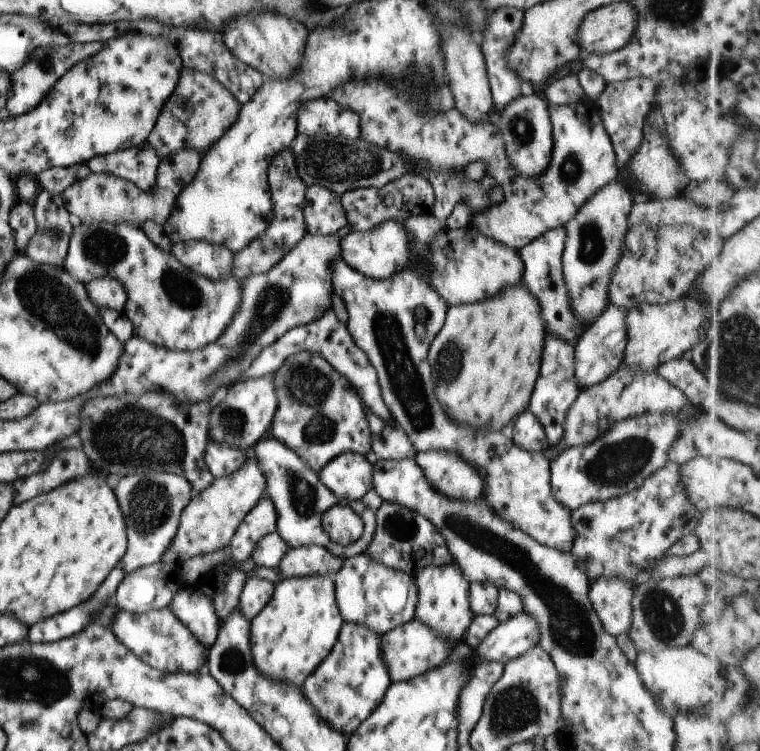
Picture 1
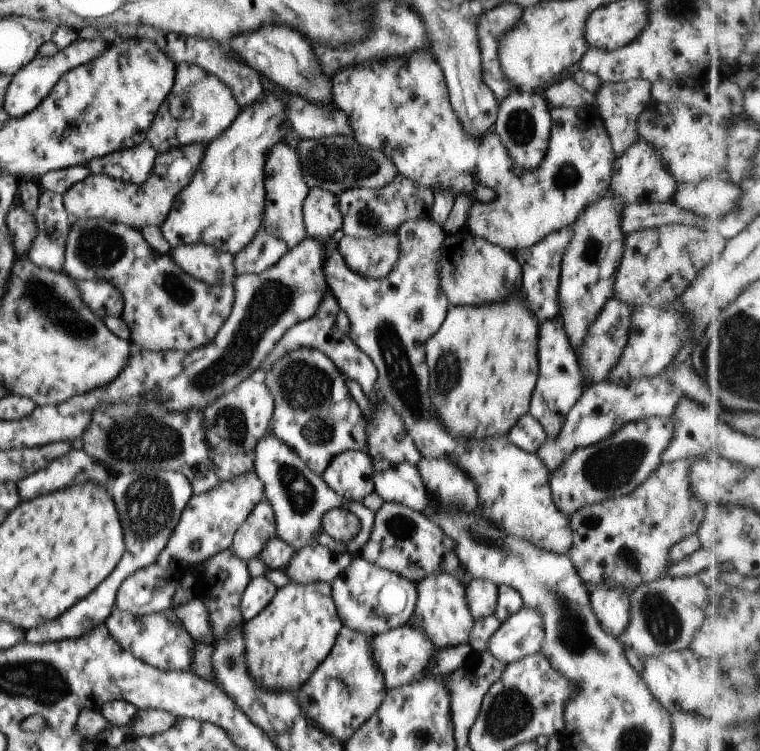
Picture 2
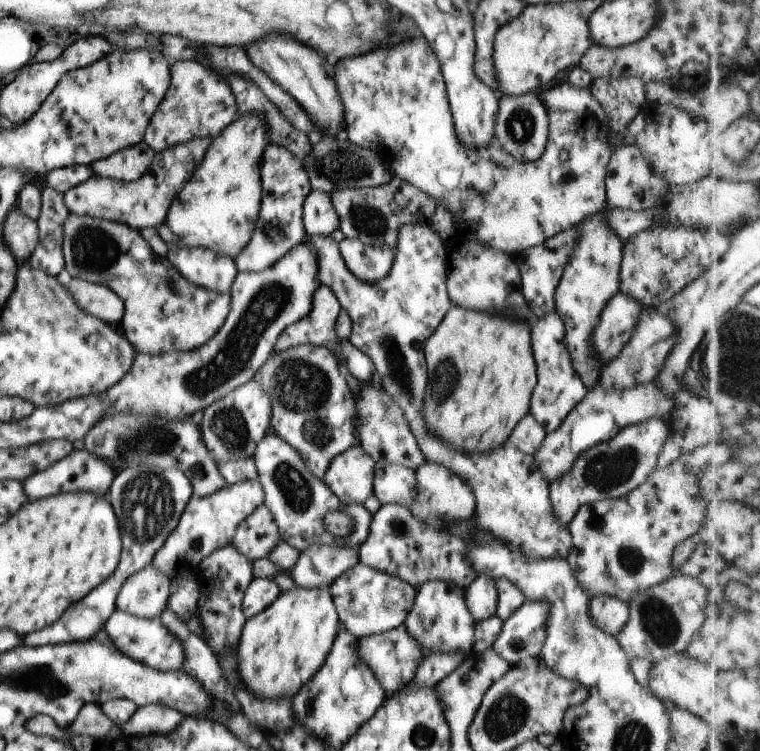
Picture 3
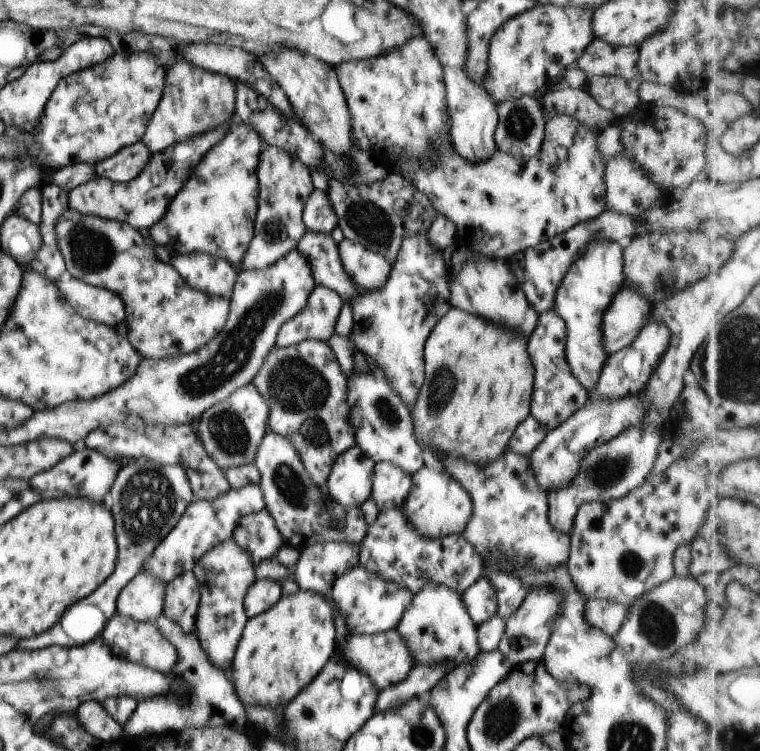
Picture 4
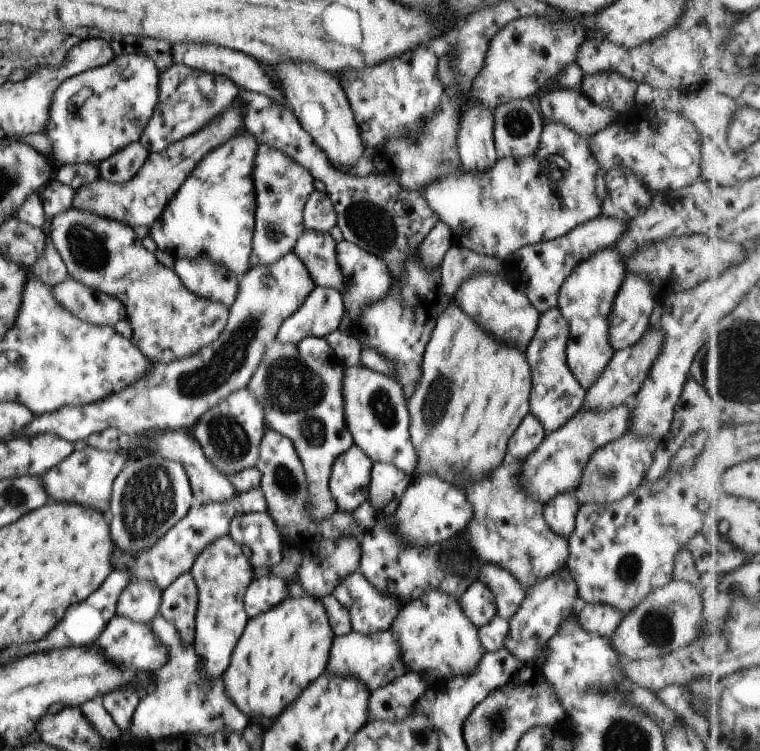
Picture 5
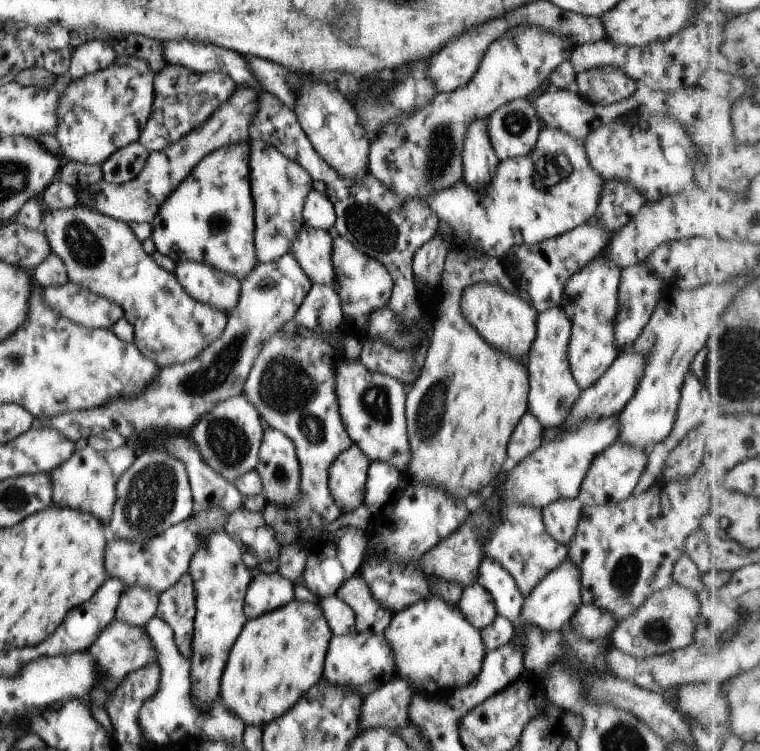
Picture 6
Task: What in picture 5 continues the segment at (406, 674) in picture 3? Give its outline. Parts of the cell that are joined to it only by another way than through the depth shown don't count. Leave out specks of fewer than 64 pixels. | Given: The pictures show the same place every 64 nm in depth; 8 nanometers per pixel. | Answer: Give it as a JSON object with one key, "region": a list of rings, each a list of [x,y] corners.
{"region":[[[389,630],[374,632],[374,634],[360,634],[350,631],[348,634],[335,636],[325,672],[348,678],[354,676],[354,678],[358,678],[358,682],[364,682],[366,690],[370,692],[384,688],[395,678],[400,678],[407,673],[400,646]]]}

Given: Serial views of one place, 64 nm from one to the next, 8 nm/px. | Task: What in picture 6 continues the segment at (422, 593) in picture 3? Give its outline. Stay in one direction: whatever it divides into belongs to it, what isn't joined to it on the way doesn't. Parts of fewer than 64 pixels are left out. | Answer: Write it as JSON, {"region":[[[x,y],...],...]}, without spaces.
{"region":[[[430,595],[424,600],[418,600],[415,605],[409,606],[400,612],[393,613],[388,628],[383,632],[386,642],[394,651],[394,664],[397,676],[406,680],[417,694],[438,694],[438,688],[456,688],[456,686],[470,686],[474,678],[478,678],[487,649],[484,646],[479,630],[462,616],[460,609],[446,604],[438,595]]]}

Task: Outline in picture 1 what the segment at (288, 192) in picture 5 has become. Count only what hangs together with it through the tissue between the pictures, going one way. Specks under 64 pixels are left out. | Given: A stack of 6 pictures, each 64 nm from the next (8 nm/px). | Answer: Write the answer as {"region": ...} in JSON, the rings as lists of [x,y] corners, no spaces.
{"region":[[[290,149],[281,151],[279,156],[272,159],[268,173],[270,193],[274,204],[271,224],[262,236],[256,238],[249,246],[234,253],[232,273],[240,282],[258,273],[268,272],[284,254],[288,253],[307,234],[303,216],[305,193],[307,187],[297,174],[294,156]]]}

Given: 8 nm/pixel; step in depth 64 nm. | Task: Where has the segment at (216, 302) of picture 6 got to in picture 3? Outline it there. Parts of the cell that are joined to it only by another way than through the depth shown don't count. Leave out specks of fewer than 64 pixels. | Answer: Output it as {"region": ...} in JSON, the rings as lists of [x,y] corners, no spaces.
{"region":[[[201,247],[171,250],[166,258],[189,282],[217,293],[230,292],[239,274],[230,256]]]}

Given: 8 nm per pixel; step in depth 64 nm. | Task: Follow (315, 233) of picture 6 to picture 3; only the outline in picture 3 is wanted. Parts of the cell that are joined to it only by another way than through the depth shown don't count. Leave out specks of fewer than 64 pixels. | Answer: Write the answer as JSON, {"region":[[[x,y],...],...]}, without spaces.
{"region":[[[409,223],[402,226],[397,239],[395,258],[389,274],[376,283],[368,283],[354,277],[342,259],[339,244],[332,236],[307,236],[304,243],[313,247],[318,256],[318,277],[322,285],[334,292],[341,309],[346,310],[352,322],[349,342],[368,356],[375,367],[376,380],[381,388],[394,400],[402,410],[412,435],[416,438],[422,455],[428,461],[442,464],[452,473],[456,472],[471,488],[476,500],[476,524],[480,531],[491,533],[495,538],[505,541],[508,545],[518,547],[524,555],[531,558],[564,558],[570,555],[572,547],[571,533],[566,525],[558,521],[554,515],[553,505],[549,496],[549,484],[542,475],[541,469],[532,455],[524,454],[508,440],[497,449],[491,451],[468,453],[456,450],[448,442],[428,429],[423,409],[425,391],[428,385],[427,363],[424,344],[436,331],[452,306],[446,289],[446,264],[448,245],[440,237],[432,224]]]}

